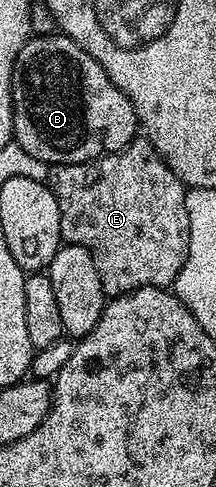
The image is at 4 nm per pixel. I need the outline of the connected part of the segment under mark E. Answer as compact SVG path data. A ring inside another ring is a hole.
M138 135L125 149L119 149L117 153L105 153L95 161L80 161L76 165L51 166L50 188L60 208L61 238L69 245L81 245L86 247L86 251L90 251L90 255L94 259L94 267L98 267L100 272L102 287L109 298L118 297L121 293L132 293L147 285L155 289L162 289L175 282L184 266L190 243L190 215L186 215L186 186L178 179L178 175L174 175L174 171L170 171L168 164L160 158L160 153L148 142L147 137Z

